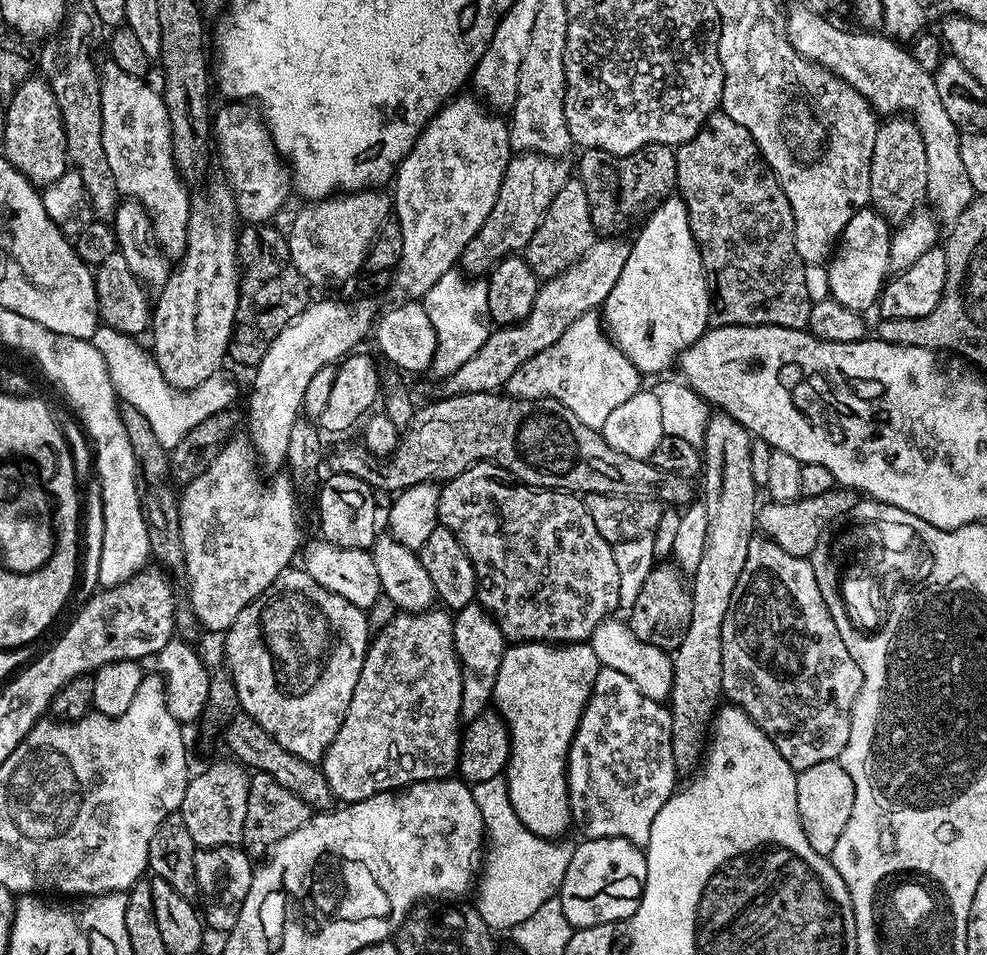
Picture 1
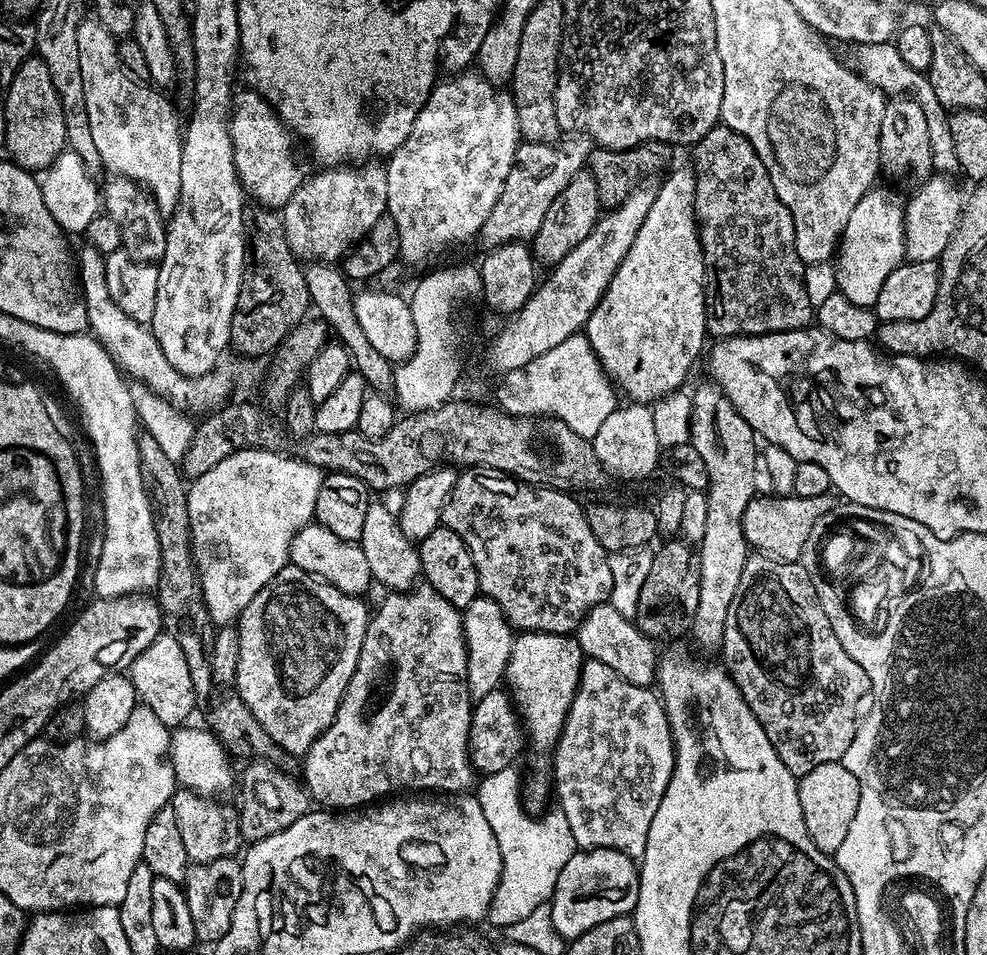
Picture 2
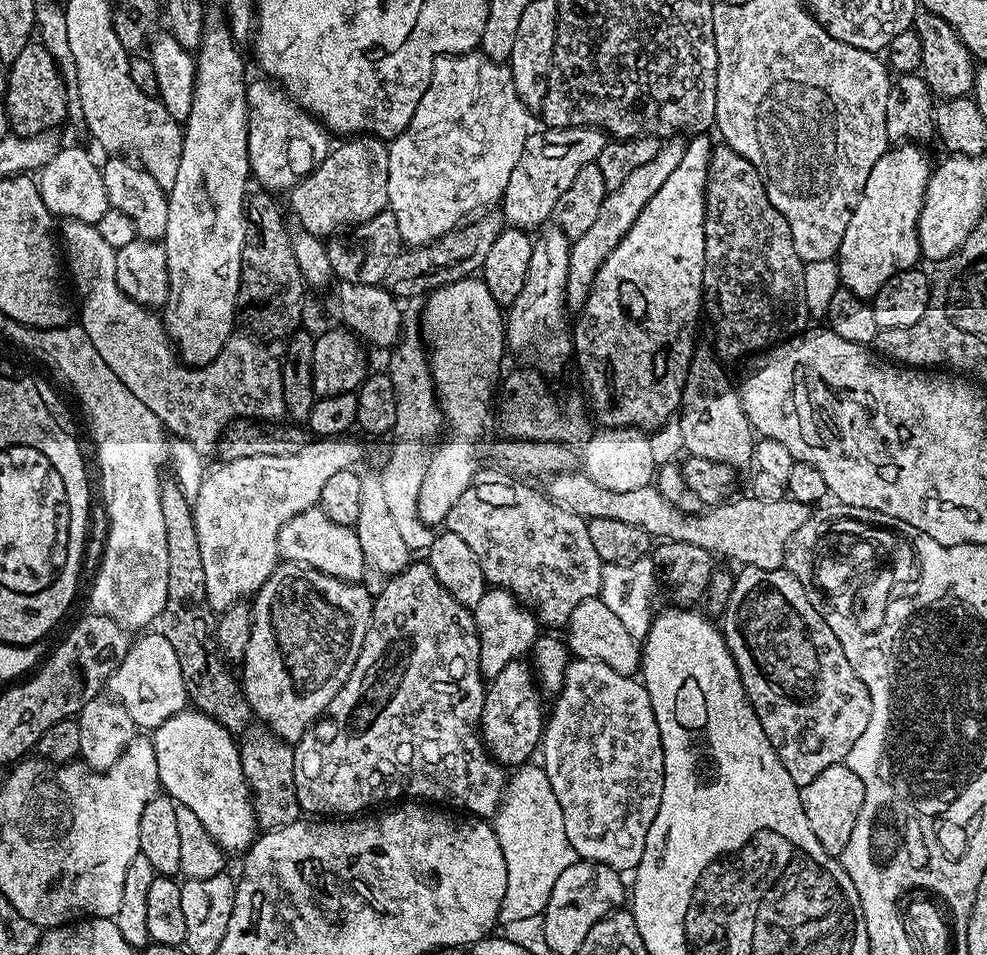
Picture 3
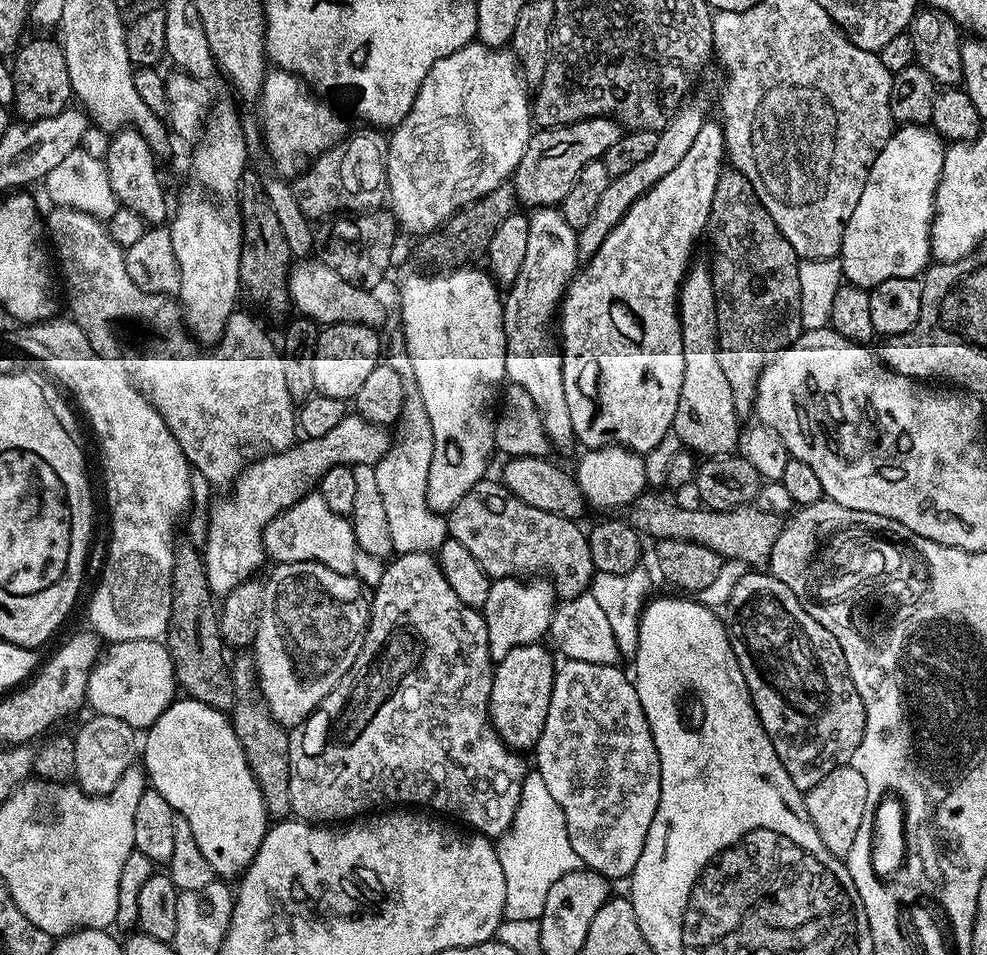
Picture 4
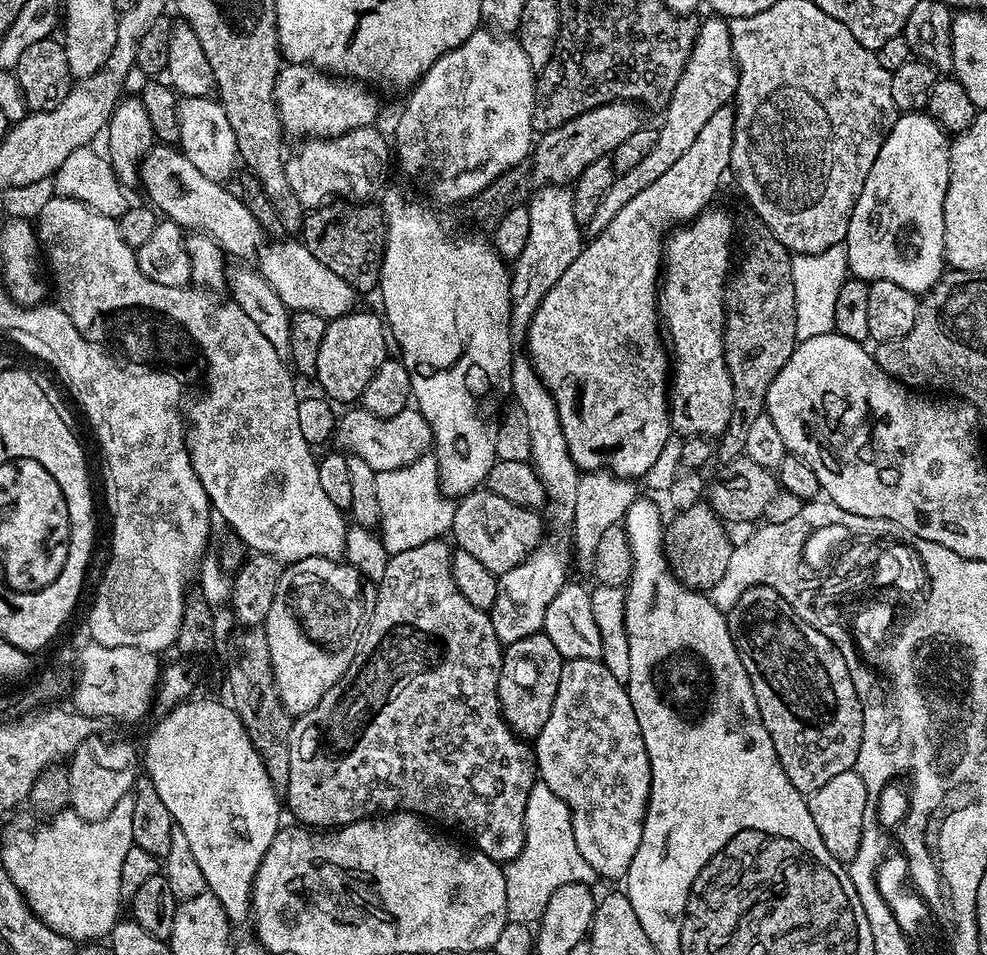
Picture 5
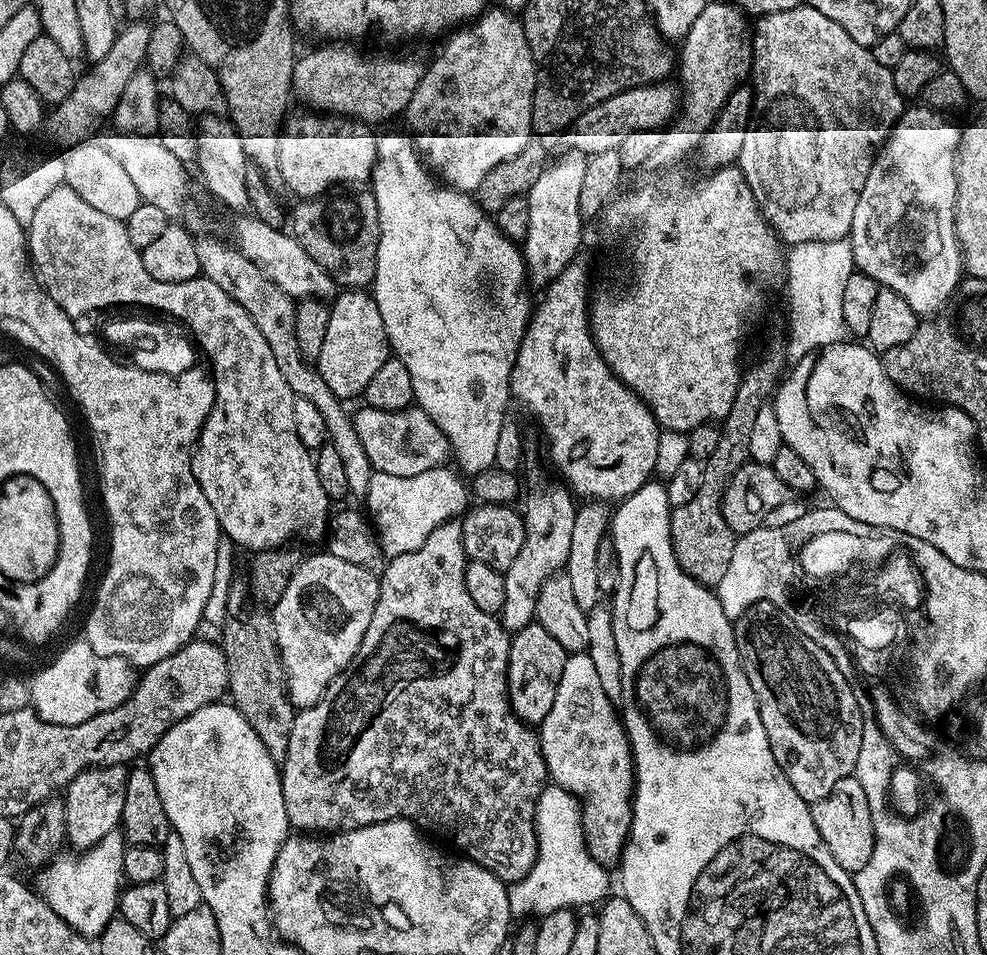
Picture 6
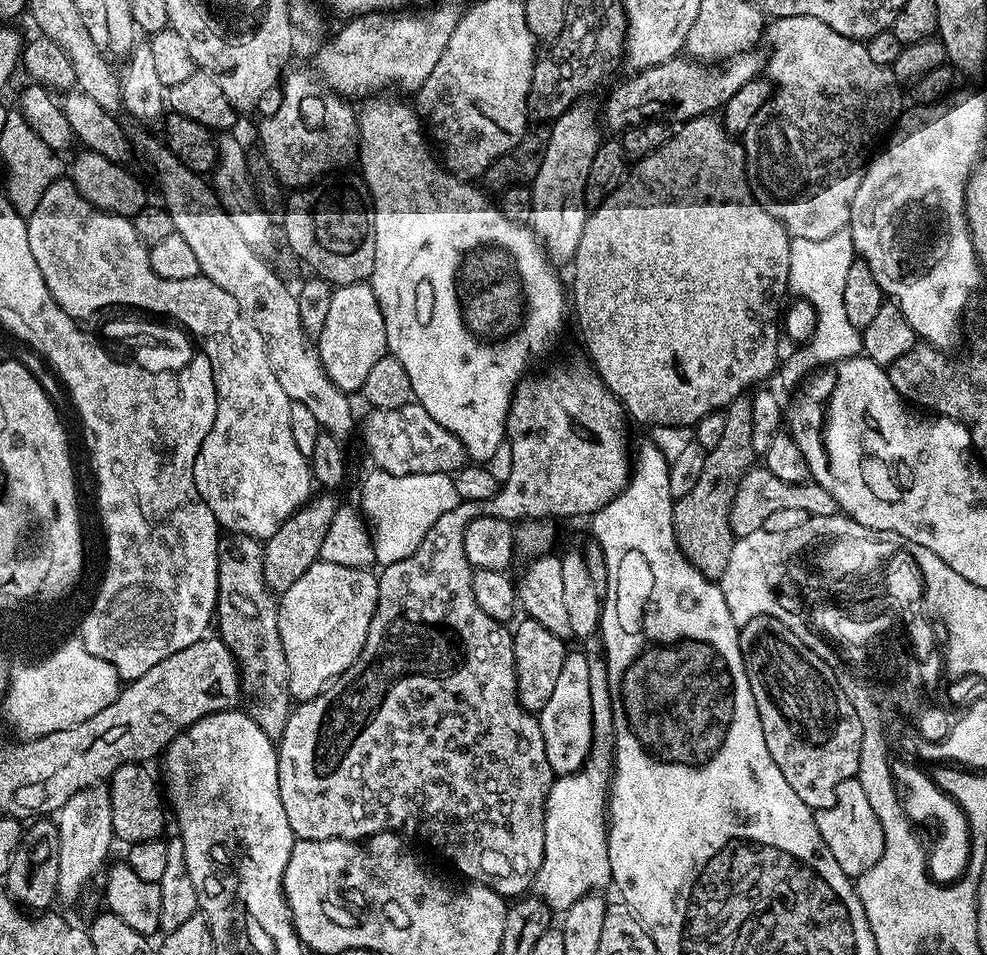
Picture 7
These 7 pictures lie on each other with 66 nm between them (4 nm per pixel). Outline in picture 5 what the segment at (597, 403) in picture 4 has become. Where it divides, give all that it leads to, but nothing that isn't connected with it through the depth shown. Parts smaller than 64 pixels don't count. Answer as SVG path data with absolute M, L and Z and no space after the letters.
M723 104L721 108L714 110L714 115L702 125L702 131L698 133L698 138L694 138L694 143L688 147L686 154L682 154L682 158L678 158L678 162L674 162L674 166L670 166L670 170L666 170L666 174L662 174L662 178L658 178L658 182L646 186L646 190L642 190L642 194L634 194L634 198L630 198L630 202L626 202L626 206L622 206L622 210L618 210L618 214L614 214L614 222L610 222L610 226L606 226L606 230L591 237L581 247L578 258L574 258L574 262L570 262L570 266L566 266L566 274L562 274L562 278L558 278L558 282L554 282L554 286L550 286L550 294L546 294L546 298L542 298L542 306L538 306L538 310L530 322L526 337L527 359L532 361L532 366L540 375L540 380L554 398L558 418L562 422L562 434L566 434L566 442L572 460L576 463L577 468L584 472L607 470L613 476L643 478L646 470L650 470L650 466L654 466L654 461L658 458L662 446L666 446L669 436L673 435L674 429L670 415L670 356L662 343L662 321L658 315L658 281L662 276L662 237L669 230L691 220L693 216L700 215L715 201L712 199L715 198L716 191L720 188L720 179L723 178L724 172L726 176L732 162L735 121L736 110L732 104Z

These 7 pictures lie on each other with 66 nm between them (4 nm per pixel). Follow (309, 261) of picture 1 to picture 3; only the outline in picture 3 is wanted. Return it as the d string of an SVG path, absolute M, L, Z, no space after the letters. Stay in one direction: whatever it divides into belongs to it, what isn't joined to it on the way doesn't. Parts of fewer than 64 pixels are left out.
M367 134L340 143L290 192L294 220L321 238L351 230L388 206L388 144Z

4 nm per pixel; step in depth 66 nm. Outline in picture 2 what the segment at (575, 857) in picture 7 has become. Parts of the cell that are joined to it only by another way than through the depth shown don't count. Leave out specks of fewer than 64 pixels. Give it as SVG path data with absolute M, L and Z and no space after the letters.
M513 766L506 770L498 770L498 774L490 774L481 779L474 795L482 806L482 814L486 814L486 822L490 822L490 830L494 830L494 838L498 838L498 850L502 850L502 874L488 908L487 923L492 923L497 930L513 925L523 919L528 919L538 906L549 903L554 894L554 886L558 886L558 874L562 874L562 866L570 862L572 855L577 852L574 834L570 834L570 822L566 822L566 814L552 810L545 816L531 816L520 801L520 772L519 767Z

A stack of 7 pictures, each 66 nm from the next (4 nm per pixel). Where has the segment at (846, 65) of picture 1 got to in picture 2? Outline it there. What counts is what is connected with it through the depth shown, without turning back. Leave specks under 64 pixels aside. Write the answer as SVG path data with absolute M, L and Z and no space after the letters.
M895 43L887 44L858 44L855 45L854 52L860 55L858 63L859 75L863 76L866 82L870 82L878 91L883 92L885 97L895 98L905 94L914 94L915 99L919 100L924 107L924 113L930 126L930 150L932 151L932 166L937 173L952 174L959 169L958 154L954 154L954 137L950 135L948 125L949 113L938 102L934 90L928 85L925 73L913 70L902 62Z

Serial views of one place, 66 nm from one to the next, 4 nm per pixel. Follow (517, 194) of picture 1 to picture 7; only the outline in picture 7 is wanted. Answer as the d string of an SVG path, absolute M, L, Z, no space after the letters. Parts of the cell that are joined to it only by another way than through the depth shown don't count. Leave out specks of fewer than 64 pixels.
M760 50L734 54L721 64L701 62L679 54L670 61L637 71L630 75L632 77L629 80L622 81L609 94L608 101L604 104L603 127L612 131L609 133L619 134L630 126L644 124L647 120L683 122L707 116L723 109L724 104L730 102L730 98L734 98L741 86L757 79L765 68L766 56L763 51L760 53Z

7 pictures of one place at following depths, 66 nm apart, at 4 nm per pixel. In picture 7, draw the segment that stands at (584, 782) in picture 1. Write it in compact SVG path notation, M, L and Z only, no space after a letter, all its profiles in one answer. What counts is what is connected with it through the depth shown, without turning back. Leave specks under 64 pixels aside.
M569 651L562 662L562 674L554 682L554 694L550 702L538 713L542 742L546 746L546 758L550 758L553 773L579 772L588 761L594 747L592 741L592 712L594 705L590 694L590 666L583 651Z

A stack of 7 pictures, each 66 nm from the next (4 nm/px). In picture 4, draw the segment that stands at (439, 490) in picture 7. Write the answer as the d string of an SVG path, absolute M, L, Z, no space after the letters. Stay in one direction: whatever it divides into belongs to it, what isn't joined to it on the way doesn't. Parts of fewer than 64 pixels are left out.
M396 330L386 344L388 363L392 368L398 370L404 378L404 400L400 419L394 428L392 443L389 445L388 453L374 466L377 475L378 490L381 491L382 502L385 505L386 520L389 523L392 549L395 553L416 553L439 551L442 542L447 539L447 521L443 515L429 510L426 502L426 486L429 482L430 463L434 454L433 431L430 428L429 415L422 404L421 392L416 388L416 380L412 377L412 367L405 350L403 332Z

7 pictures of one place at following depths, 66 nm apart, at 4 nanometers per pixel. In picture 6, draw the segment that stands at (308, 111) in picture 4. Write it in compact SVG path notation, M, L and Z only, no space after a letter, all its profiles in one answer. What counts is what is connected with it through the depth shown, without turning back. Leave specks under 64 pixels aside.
M328 42L325 48L316 48L313 52L297 55L296 65L292 67L292 91L295 99L309 104L309 109L324 114L335 114L345 118L359 120L369 126L376 126L379 120L387 116L399 117L408 108L414 90L424 77L425 65L416 60L399 60L396 56L372 56L367 60L360 52L355 52L344 42Z

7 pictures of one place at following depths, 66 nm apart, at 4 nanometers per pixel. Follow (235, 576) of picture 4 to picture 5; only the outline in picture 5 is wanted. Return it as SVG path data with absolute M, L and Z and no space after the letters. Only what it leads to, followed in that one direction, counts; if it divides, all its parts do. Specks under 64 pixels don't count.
M352 406L336 421L334 440L348 456L362 458L375 472L398 470L410 466L420 456L429 455L433 447L432 431L424 415L409 406L394 418L378 418L363 406Z

